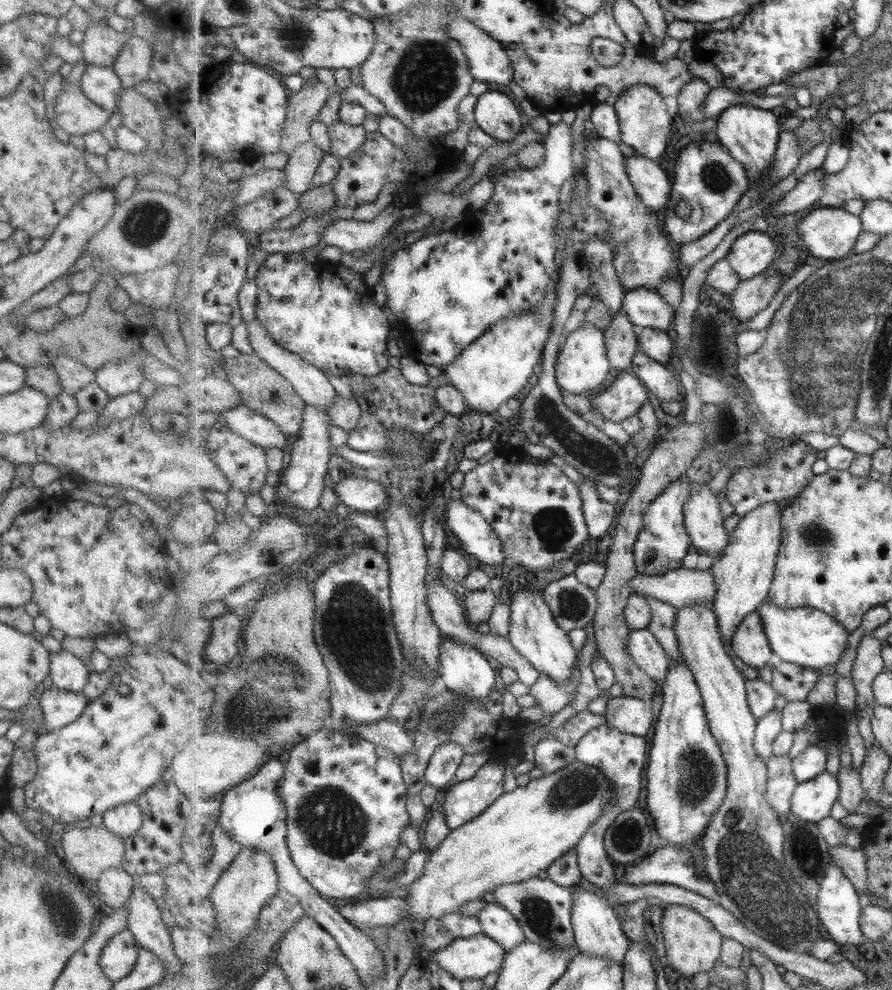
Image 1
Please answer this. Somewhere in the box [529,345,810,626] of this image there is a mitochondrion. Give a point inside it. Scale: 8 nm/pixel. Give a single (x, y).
(554, 527)

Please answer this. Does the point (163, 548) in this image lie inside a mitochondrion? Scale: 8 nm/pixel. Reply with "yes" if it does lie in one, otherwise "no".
no

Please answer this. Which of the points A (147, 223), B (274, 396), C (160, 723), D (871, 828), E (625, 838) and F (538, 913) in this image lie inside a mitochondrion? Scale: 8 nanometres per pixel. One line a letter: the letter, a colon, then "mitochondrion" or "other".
A: mitochondrion
B: other
C: other
D: other
E: mitochondrion
F: mitochondrion

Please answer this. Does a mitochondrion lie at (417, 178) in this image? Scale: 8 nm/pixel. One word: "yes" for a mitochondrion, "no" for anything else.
no

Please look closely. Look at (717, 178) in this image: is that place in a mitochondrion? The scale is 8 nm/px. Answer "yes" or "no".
yes

